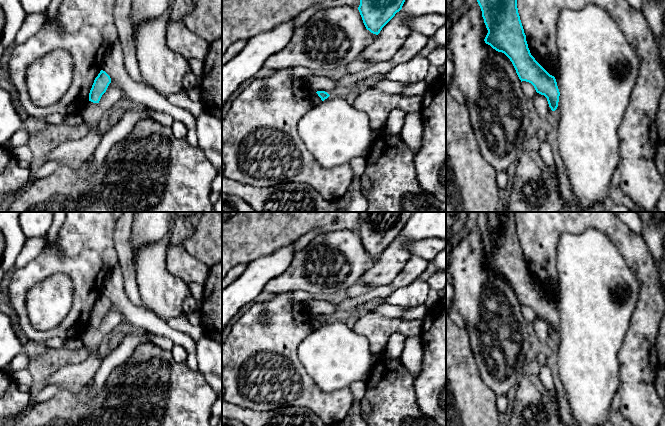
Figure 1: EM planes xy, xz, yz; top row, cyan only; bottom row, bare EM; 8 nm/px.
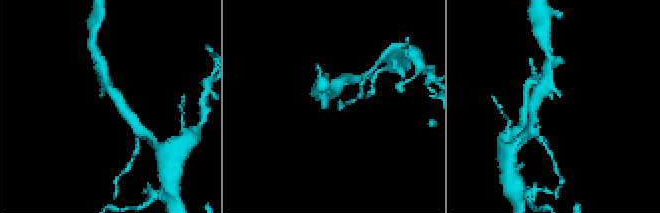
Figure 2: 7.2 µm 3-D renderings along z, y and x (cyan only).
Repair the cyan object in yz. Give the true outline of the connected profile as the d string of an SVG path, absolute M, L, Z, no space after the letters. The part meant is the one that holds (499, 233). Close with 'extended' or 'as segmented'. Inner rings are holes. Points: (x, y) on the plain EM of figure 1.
M478 212L477 226L488 254L485 267L496 275L504 277L512 286L521 306L531 307L537 317L547 322L549 331L555 335L560 320L557 306L555 301L550 299L530 277L518 237L515 212Z; as segmented

